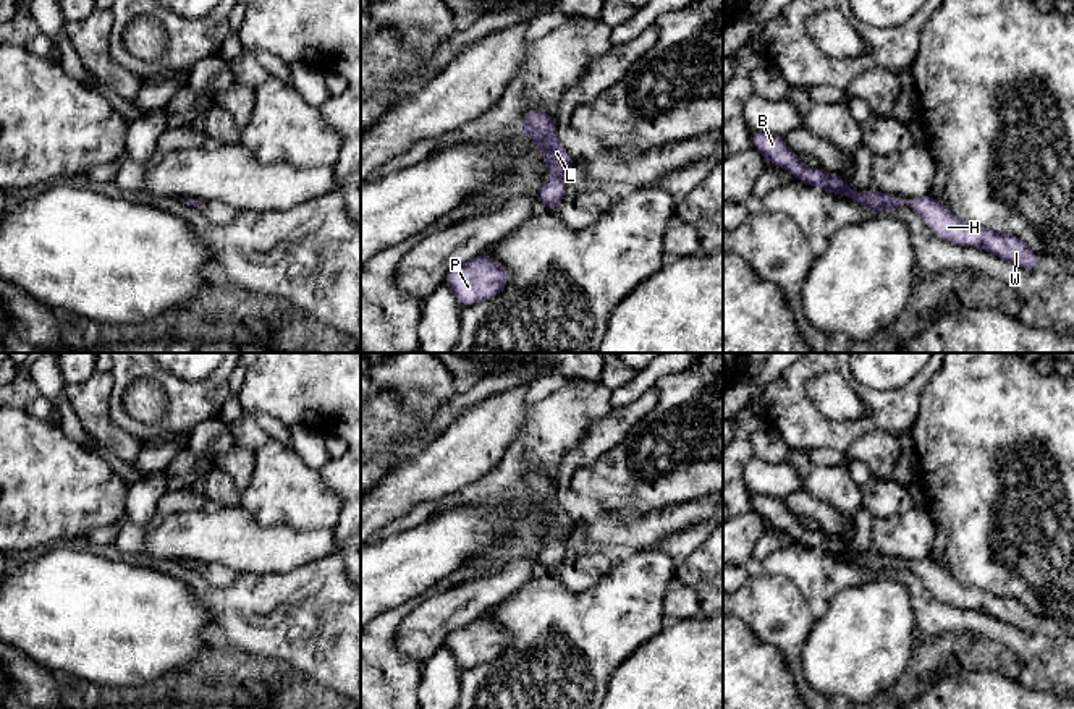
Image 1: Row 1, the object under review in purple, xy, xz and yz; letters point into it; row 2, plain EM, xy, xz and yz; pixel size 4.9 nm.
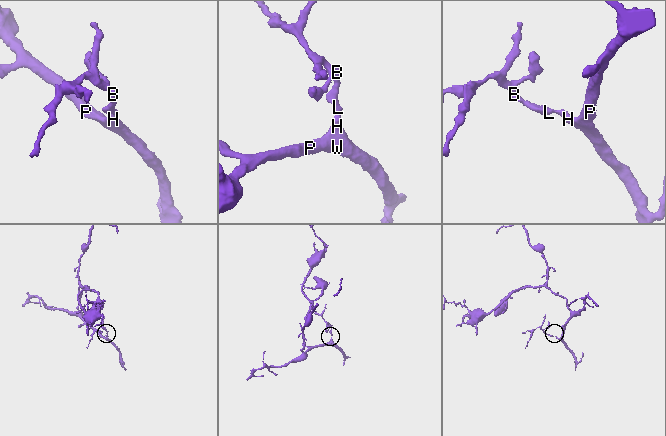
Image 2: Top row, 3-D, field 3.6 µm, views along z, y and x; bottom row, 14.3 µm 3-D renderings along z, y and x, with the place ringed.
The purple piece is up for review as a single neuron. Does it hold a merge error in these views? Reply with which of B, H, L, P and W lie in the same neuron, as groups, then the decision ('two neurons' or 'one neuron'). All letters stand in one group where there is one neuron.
groups B H L P W; one neuron

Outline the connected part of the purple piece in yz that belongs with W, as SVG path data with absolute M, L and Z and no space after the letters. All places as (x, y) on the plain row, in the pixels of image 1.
M751 494L754 510L773 528L791 534L801 546L818 549L830 557L841 555L851 565L867 568L875 575L888 575L898 568L909 568L941 602L961 609L972 609L990 613L992 617L1014 625L1025 633L1037 633L1038 618L1016 597L996 596L985 589L962 586L948 570L948 567L933 562L930 557L904 562L888 555L867 552L854 555L848 542L839 537L828 537L823 531L809 531L801 520L793 516L784 507L783 499Z

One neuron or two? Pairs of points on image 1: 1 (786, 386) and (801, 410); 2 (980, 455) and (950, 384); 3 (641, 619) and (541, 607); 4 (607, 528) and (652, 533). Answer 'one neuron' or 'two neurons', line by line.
1: one neuron
2: one neuron
3: one neuron
4: one neuron

